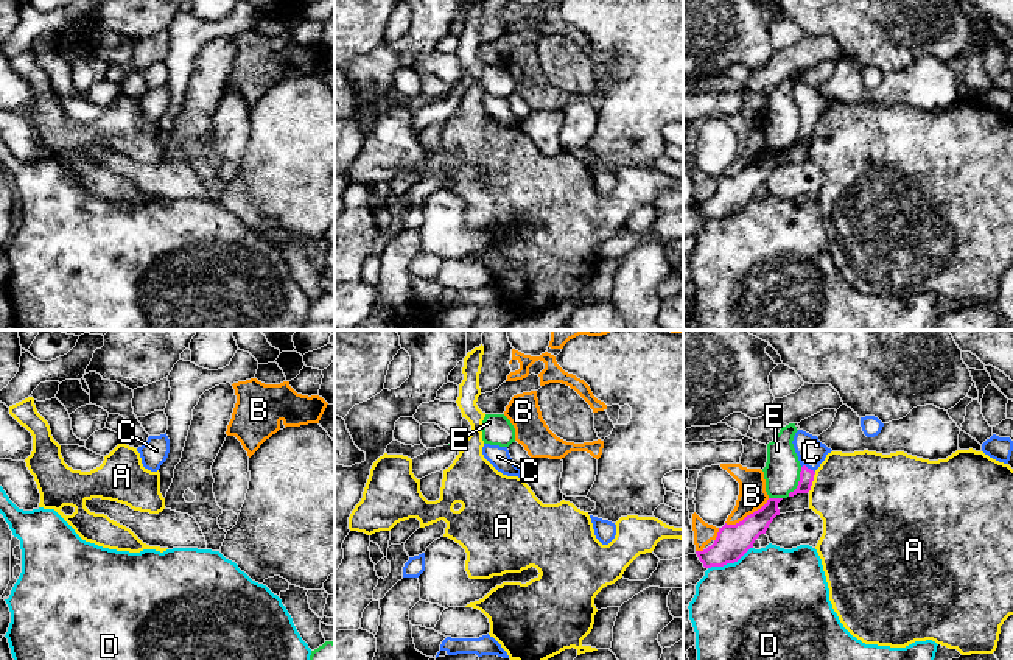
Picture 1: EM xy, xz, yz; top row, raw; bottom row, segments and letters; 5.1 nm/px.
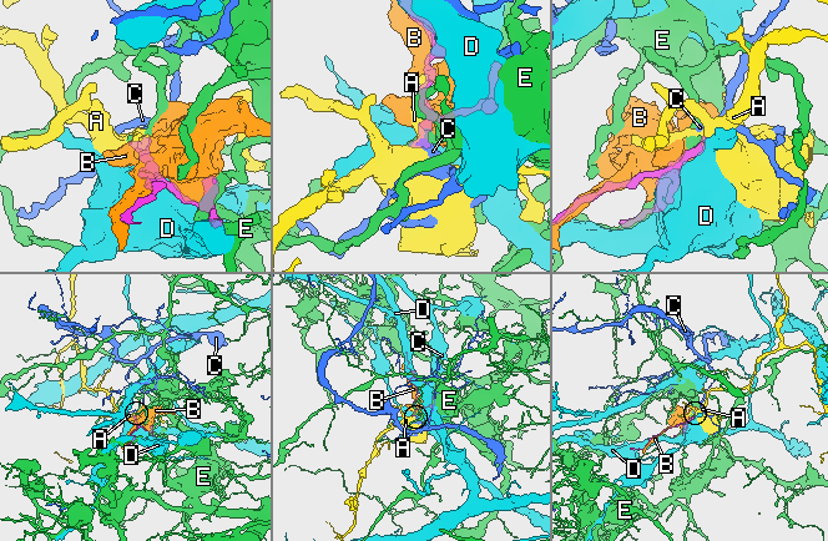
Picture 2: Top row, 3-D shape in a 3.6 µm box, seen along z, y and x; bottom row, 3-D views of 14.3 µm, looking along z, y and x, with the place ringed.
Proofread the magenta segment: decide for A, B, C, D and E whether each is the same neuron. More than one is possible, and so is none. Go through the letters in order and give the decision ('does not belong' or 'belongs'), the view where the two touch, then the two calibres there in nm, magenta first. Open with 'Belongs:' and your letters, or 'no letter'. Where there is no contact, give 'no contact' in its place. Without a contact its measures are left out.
Belongs: C
A: does not belong | yz | 80/440 nm
B: does not belong | yz | 180/140 nm
C: belongs | yz | 80/150 nm
D: does not belong | yz | 180/480 nm
E: does not belong | yz | 80/190 nm

